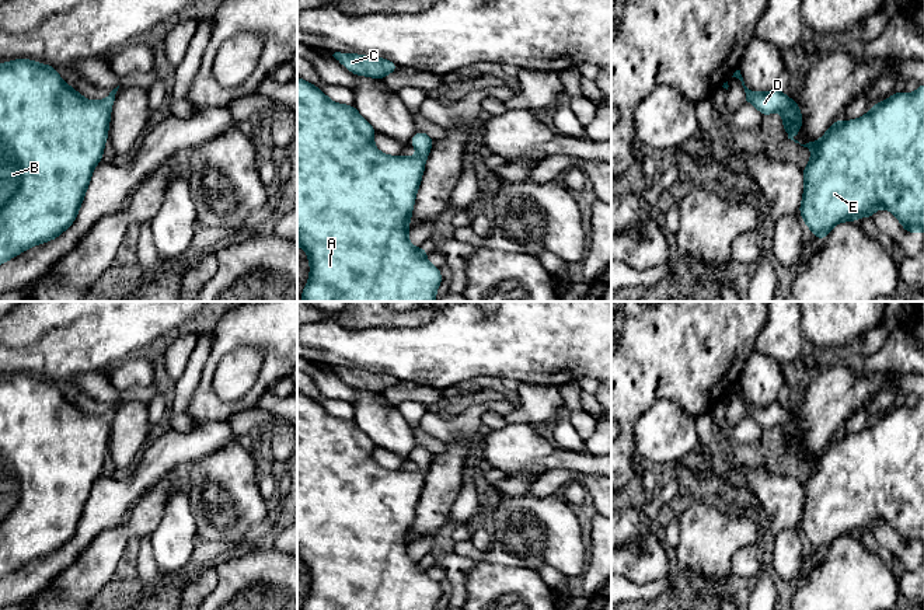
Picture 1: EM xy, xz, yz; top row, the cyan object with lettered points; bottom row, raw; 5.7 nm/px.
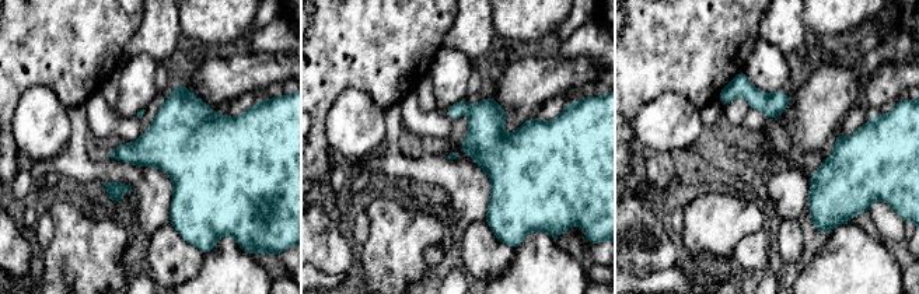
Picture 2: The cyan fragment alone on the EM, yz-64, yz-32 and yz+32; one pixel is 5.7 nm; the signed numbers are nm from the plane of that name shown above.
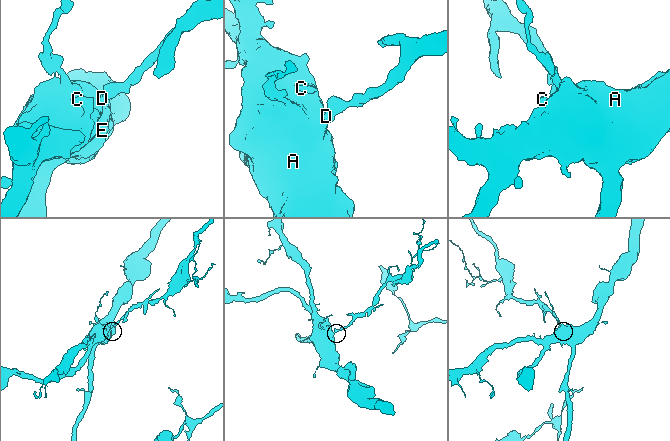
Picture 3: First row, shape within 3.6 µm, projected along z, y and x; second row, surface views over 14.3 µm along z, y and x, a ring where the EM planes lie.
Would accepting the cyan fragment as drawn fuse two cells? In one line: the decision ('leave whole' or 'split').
leave whole

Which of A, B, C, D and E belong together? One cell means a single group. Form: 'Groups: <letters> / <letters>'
Groups: A B C D E

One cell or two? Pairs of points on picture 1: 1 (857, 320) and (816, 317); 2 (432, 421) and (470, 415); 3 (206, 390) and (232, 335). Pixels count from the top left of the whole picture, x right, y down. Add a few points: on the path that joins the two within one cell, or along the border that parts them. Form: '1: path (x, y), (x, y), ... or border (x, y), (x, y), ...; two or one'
1: path (847, 317), (826, 317); one
2: path (442, 425), (460, 425); one
3: path (208, 376), (219, 349); one

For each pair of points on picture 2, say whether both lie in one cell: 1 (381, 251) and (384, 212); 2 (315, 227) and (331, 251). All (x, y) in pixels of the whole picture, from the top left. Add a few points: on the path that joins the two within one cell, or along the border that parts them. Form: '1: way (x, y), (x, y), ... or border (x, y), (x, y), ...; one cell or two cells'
1: way (384, 241), (384, 221); one cell
2: way (315, 233), (325, 245); one cell

